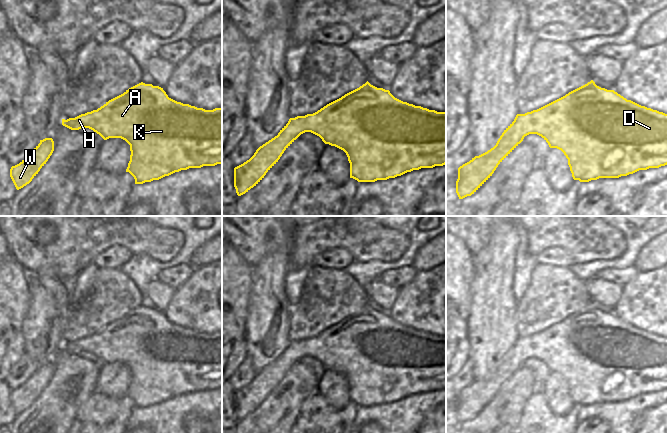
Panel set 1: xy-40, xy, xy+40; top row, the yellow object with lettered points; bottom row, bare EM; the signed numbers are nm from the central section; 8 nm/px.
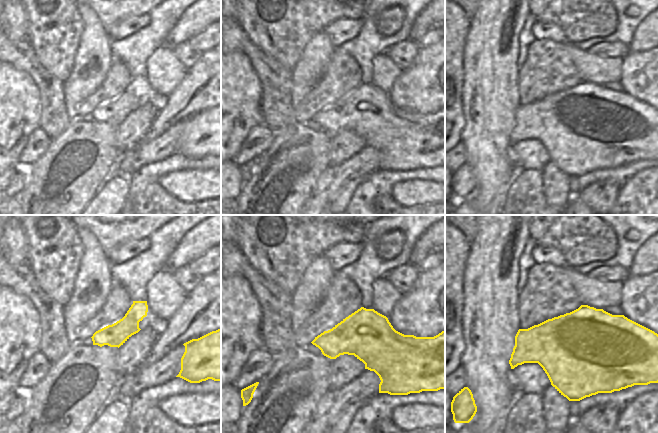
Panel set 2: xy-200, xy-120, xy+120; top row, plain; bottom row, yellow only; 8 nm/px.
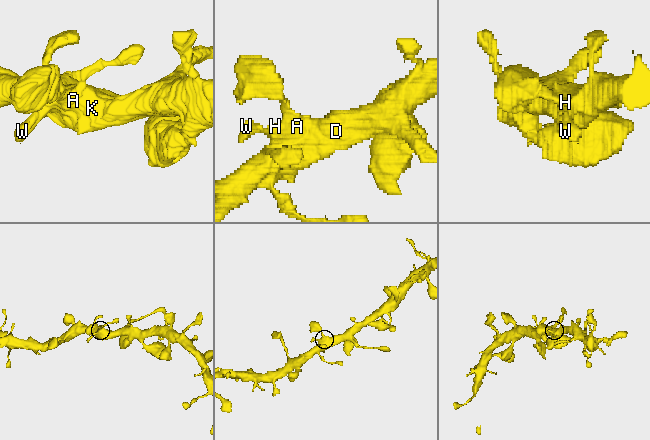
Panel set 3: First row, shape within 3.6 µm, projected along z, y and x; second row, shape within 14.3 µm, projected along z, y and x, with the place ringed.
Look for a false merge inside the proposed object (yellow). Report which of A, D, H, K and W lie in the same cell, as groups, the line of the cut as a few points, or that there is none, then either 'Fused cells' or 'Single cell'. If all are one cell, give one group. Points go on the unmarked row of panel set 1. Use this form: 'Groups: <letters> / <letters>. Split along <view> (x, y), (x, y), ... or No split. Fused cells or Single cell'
Groups: A D H K W. No split. Single cell

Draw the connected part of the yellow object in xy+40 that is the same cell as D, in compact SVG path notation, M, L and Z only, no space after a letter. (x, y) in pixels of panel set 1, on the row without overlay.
M591 304L537 334L517 338L493 372L458 392L459 423L474 418L529 358L537 358L550 372L561 374L568 383L573 403L580 406L619 402L667 389L667 338L627 324Z

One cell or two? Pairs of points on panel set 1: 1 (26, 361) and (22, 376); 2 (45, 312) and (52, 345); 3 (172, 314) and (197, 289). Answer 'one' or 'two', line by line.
1: one
2: one
3: one

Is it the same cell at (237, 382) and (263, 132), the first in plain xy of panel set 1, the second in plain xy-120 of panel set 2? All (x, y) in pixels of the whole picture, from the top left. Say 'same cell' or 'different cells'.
same cell

